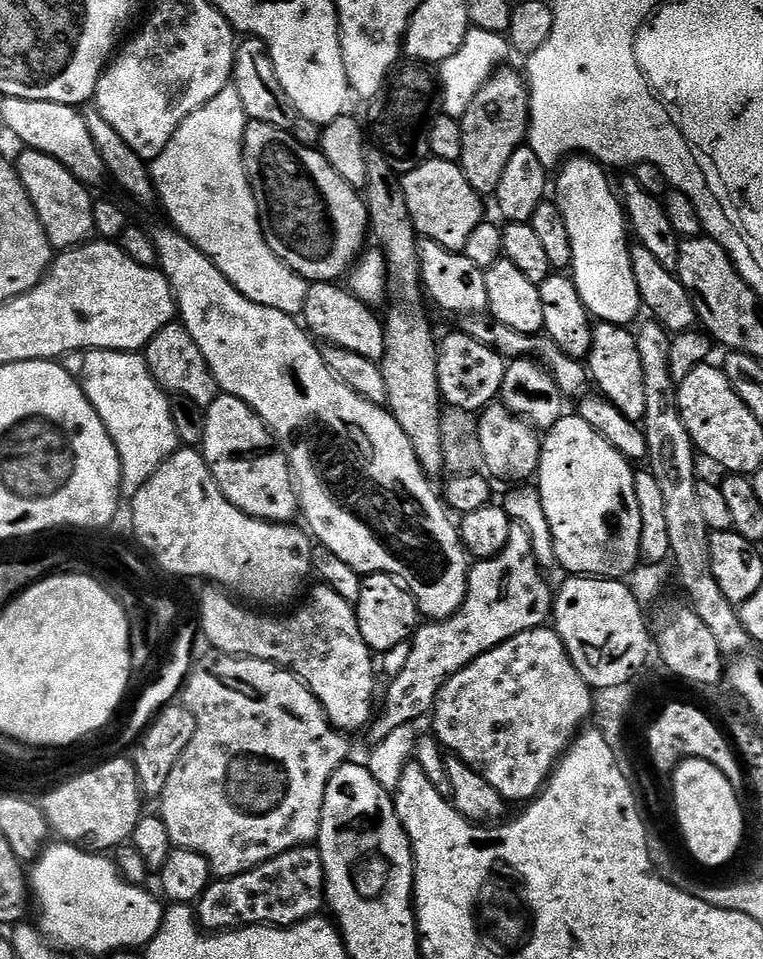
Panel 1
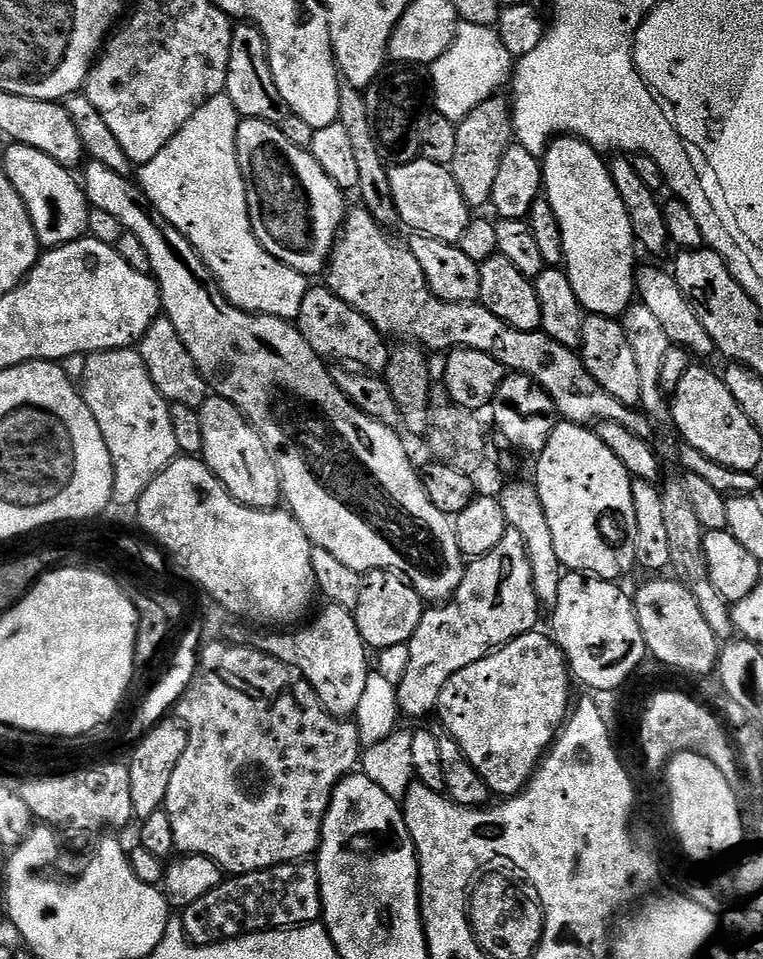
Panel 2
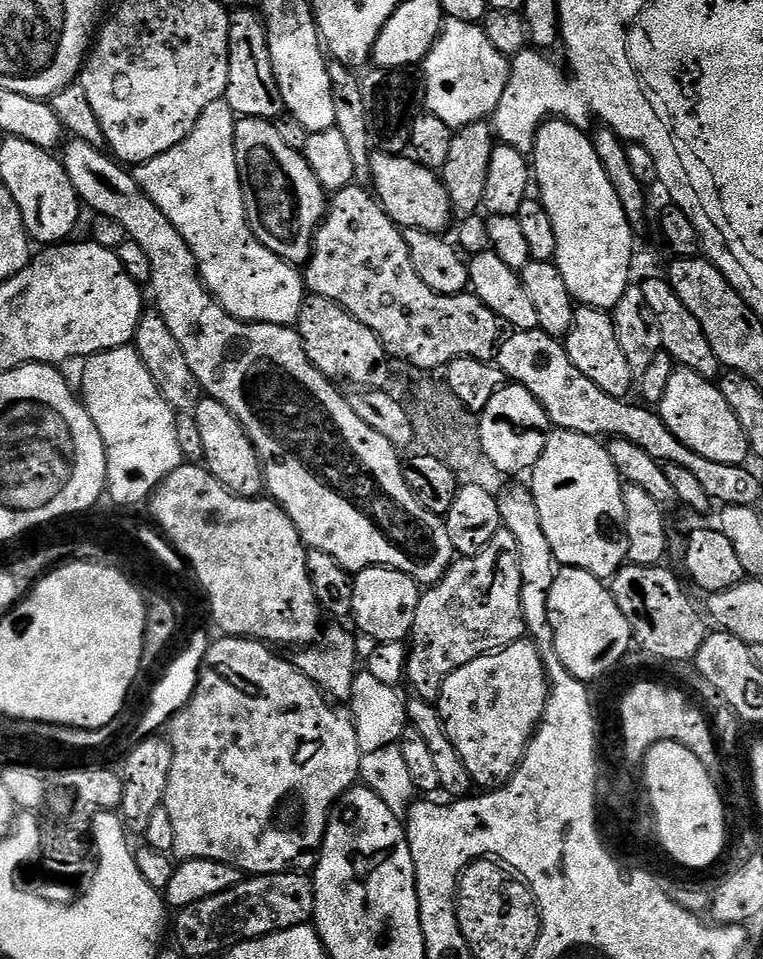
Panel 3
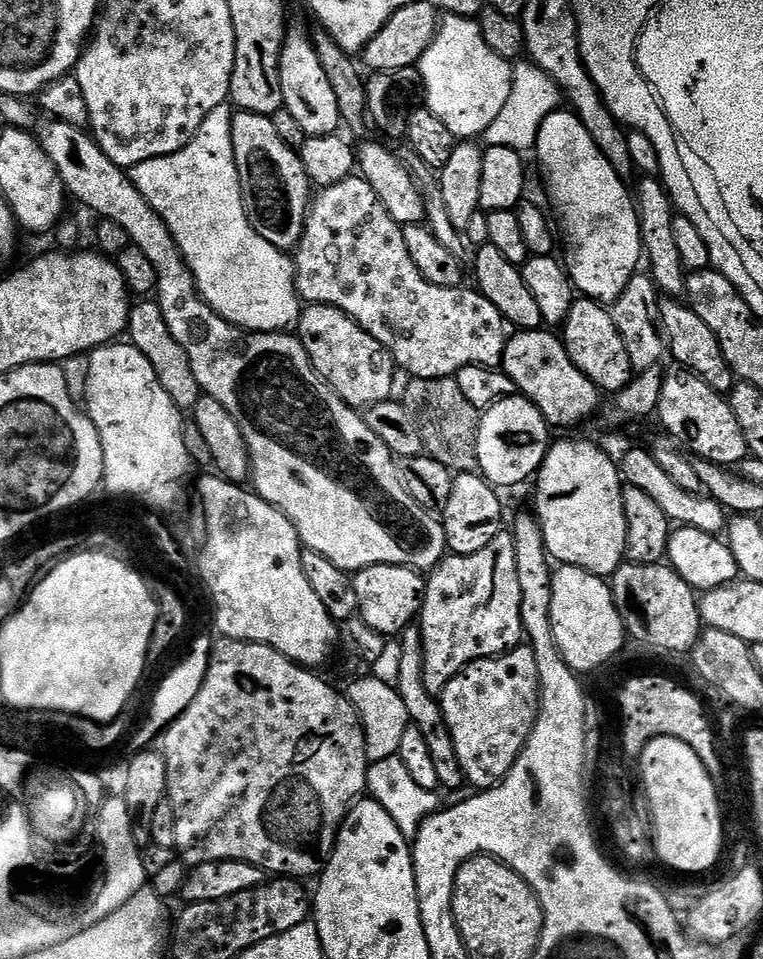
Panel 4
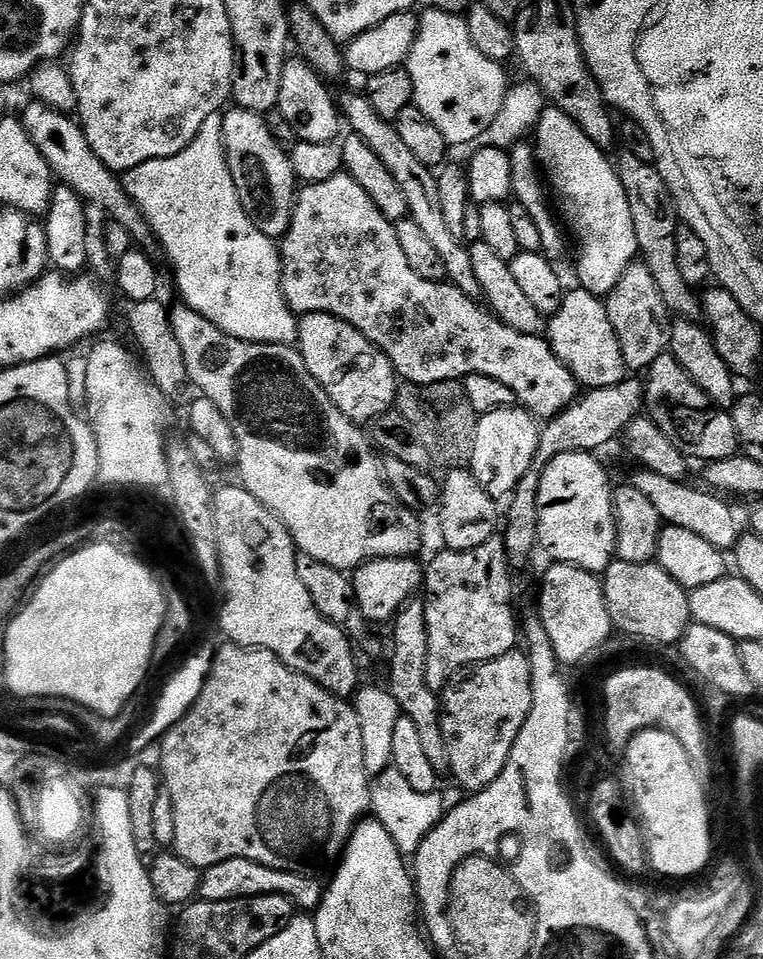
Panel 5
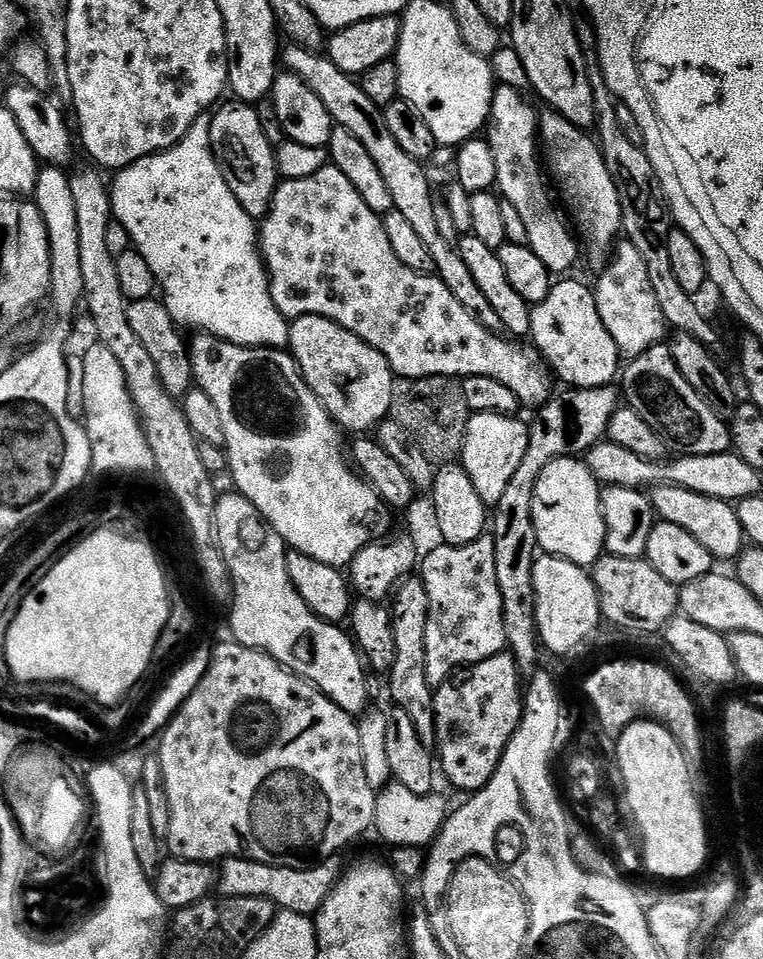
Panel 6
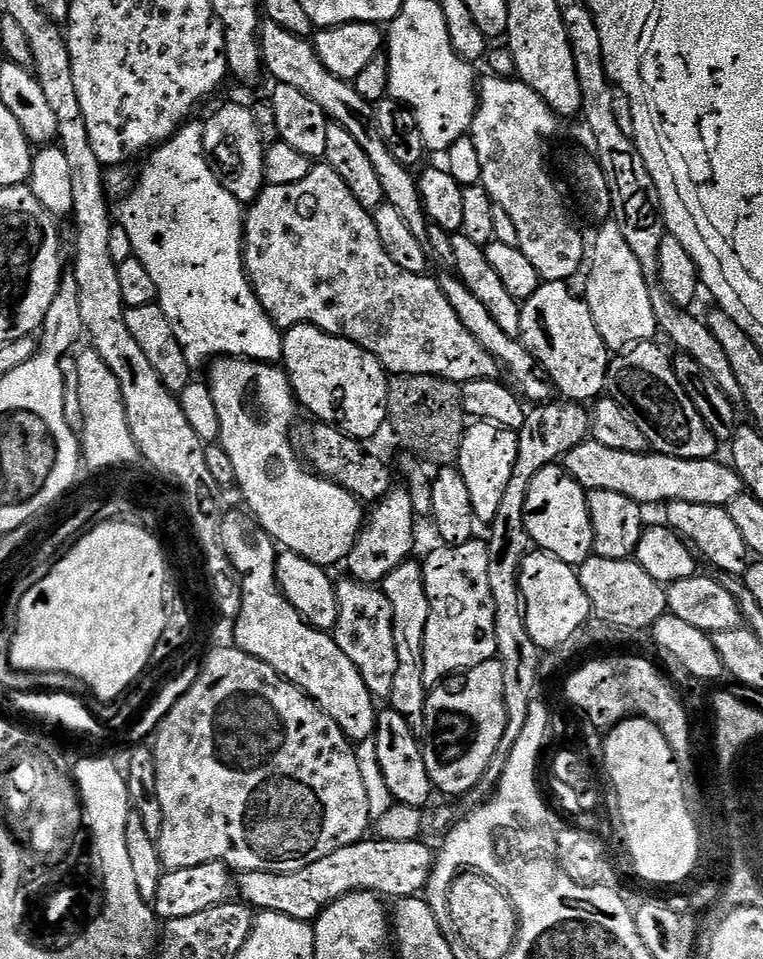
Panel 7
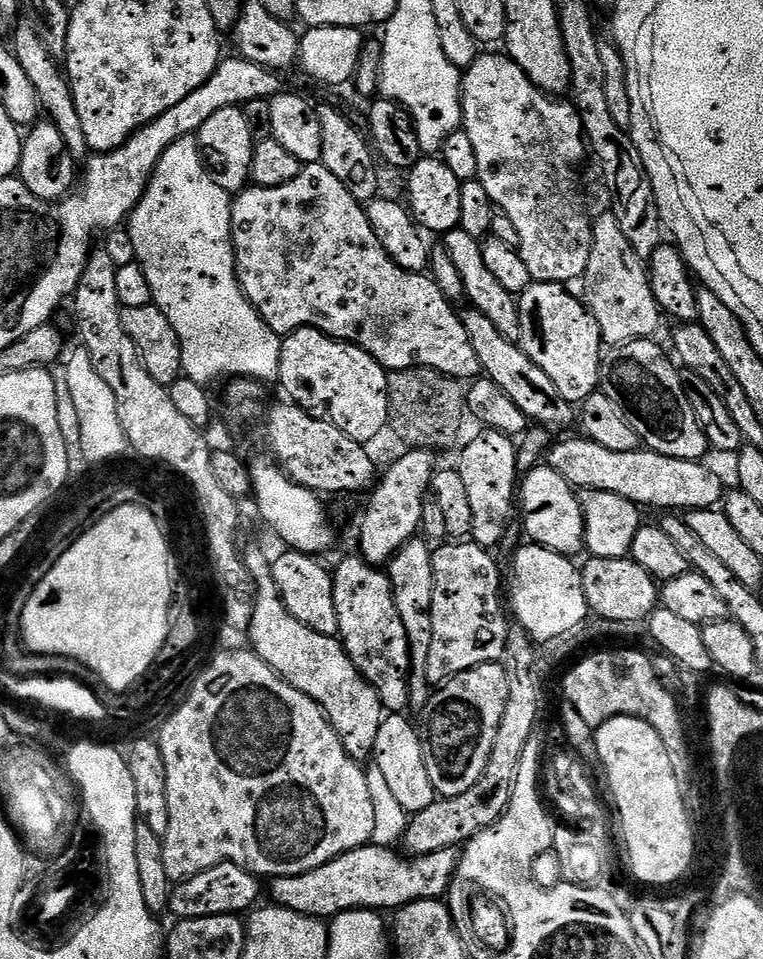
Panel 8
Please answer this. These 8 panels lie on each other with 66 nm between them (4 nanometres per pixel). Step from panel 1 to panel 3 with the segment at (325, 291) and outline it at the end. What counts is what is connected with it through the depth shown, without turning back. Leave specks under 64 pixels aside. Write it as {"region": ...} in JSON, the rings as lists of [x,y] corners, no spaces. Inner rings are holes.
{"region":[[[309,295],[300,311],[298,331],[310,362],[329,380],[345,380],[352,384],[348,386],[356,388],[384,388],[387,385],[390,357],[384,350],[384,343],[370,326],[362,326],[362,322],[342,306],[318,295]]]}

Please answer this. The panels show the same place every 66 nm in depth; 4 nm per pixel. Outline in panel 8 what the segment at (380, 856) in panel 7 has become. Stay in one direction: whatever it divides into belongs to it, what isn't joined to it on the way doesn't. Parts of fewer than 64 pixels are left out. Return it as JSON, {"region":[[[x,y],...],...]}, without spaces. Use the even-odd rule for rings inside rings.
{"region":[[[369,842],[309,872],[271,877],[271,903],[303,916],[331,918],[351,908],[399,910],[410,902],[438,900],[447,893],[461,857],[457,849],[444,848],[441,852],[408,860],[403,860],[396,851],[395,847],[380,847]]]}

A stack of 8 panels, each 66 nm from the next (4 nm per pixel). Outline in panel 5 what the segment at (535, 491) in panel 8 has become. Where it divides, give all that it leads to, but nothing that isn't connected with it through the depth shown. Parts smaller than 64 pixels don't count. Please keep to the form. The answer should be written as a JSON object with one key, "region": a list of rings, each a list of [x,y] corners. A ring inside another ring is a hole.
{"region":[[[590,452],[558,454],[540,473],[538,544],[548,548],[553,561],[573,564],[602,574],[616,556],[616,511],[612,505],[614,483]]]}

